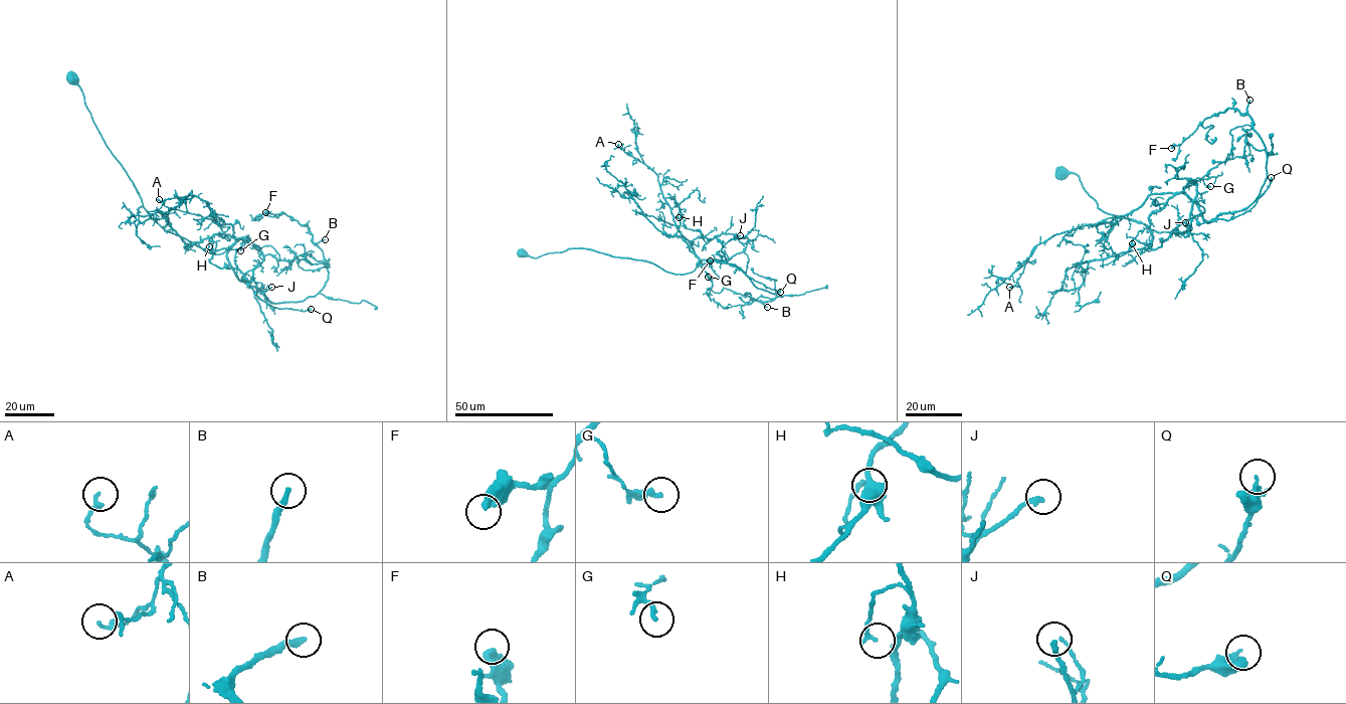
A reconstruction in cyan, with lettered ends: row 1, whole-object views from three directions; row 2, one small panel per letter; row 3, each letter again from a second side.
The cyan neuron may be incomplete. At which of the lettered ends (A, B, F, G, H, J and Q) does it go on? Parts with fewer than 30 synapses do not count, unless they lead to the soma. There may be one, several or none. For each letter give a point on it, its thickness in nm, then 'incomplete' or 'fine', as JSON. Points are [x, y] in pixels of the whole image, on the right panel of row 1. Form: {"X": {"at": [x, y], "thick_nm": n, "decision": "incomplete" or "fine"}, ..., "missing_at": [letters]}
{"A": {"at": [1009, 287], "thick_nm": 160, "decision": "fine"}, "B": {"at": [1250, 100], "thick_nm": 260, "decision": "incomplete"}, "F": {"at": [1171, 148], "thick_nm": 360, "decision": "fine"}, "G": {"at": [1210, 186], "thick_nm": 200, "decision": "fine"}, "H": {"at": [1132, 243], "thick_nm": 160, "decision": "fine"}, "J": {"at": [1185, 222], "thick_nm": 190, "decision": "fine"}, "Q": {"at": [1271, 177], "thick_nm": 300, "decision": "fine"}, "missing_at": ["B"]}

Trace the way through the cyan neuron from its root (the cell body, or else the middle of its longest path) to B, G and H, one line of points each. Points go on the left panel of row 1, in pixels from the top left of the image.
B: (71, 77), (151, 217), (227, 250), (238, 280), (272, 303), (323, 288), (325, 239)
G: (71, 77), (104, 142), (153, 219), (207, 251), (220, 253), (239, 239), (245, 243), (240, 250)
H: (71, 77), (153, 219), (215, 253), (236, 239), (214, 234), (208, 238), (212, 250), (209, 246)

